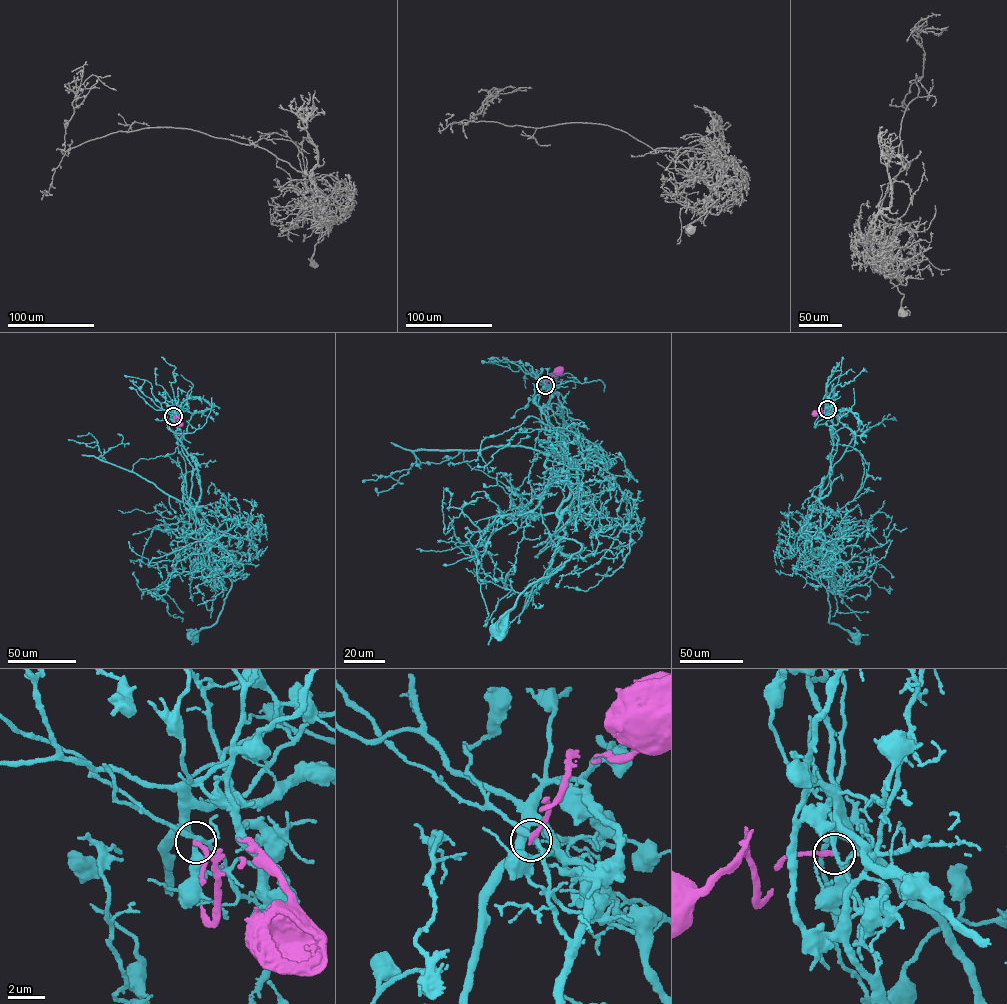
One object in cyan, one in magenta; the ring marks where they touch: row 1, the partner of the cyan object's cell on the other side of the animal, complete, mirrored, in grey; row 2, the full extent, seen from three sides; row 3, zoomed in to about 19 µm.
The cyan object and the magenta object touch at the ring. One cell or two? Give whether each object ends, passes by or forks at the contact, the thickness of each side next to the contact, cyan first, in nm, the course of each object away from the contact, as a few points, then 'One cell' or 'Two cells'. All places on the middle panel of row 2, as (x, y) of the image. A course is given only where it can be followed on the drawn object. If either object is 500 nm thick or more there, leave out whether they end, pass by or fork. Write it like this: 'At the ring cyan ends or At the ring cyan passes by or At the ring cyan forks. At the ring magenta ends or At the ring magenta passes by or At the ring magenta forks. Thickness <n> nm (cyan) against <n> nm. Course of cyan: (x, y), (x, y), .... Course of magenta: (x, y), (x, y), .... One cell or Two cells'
At the ring cyan forks. At the ring magenta ends. Thickness 200 nm (cyan) against 240 nm. Course of cyan: (545, 384), (544, 434), (557, 443), (545, 465), (570, 487), (554, 536), (581, 547), (531, 583), (501, 633). Course of magenta: (545, 385), (560, 369). Two cells

